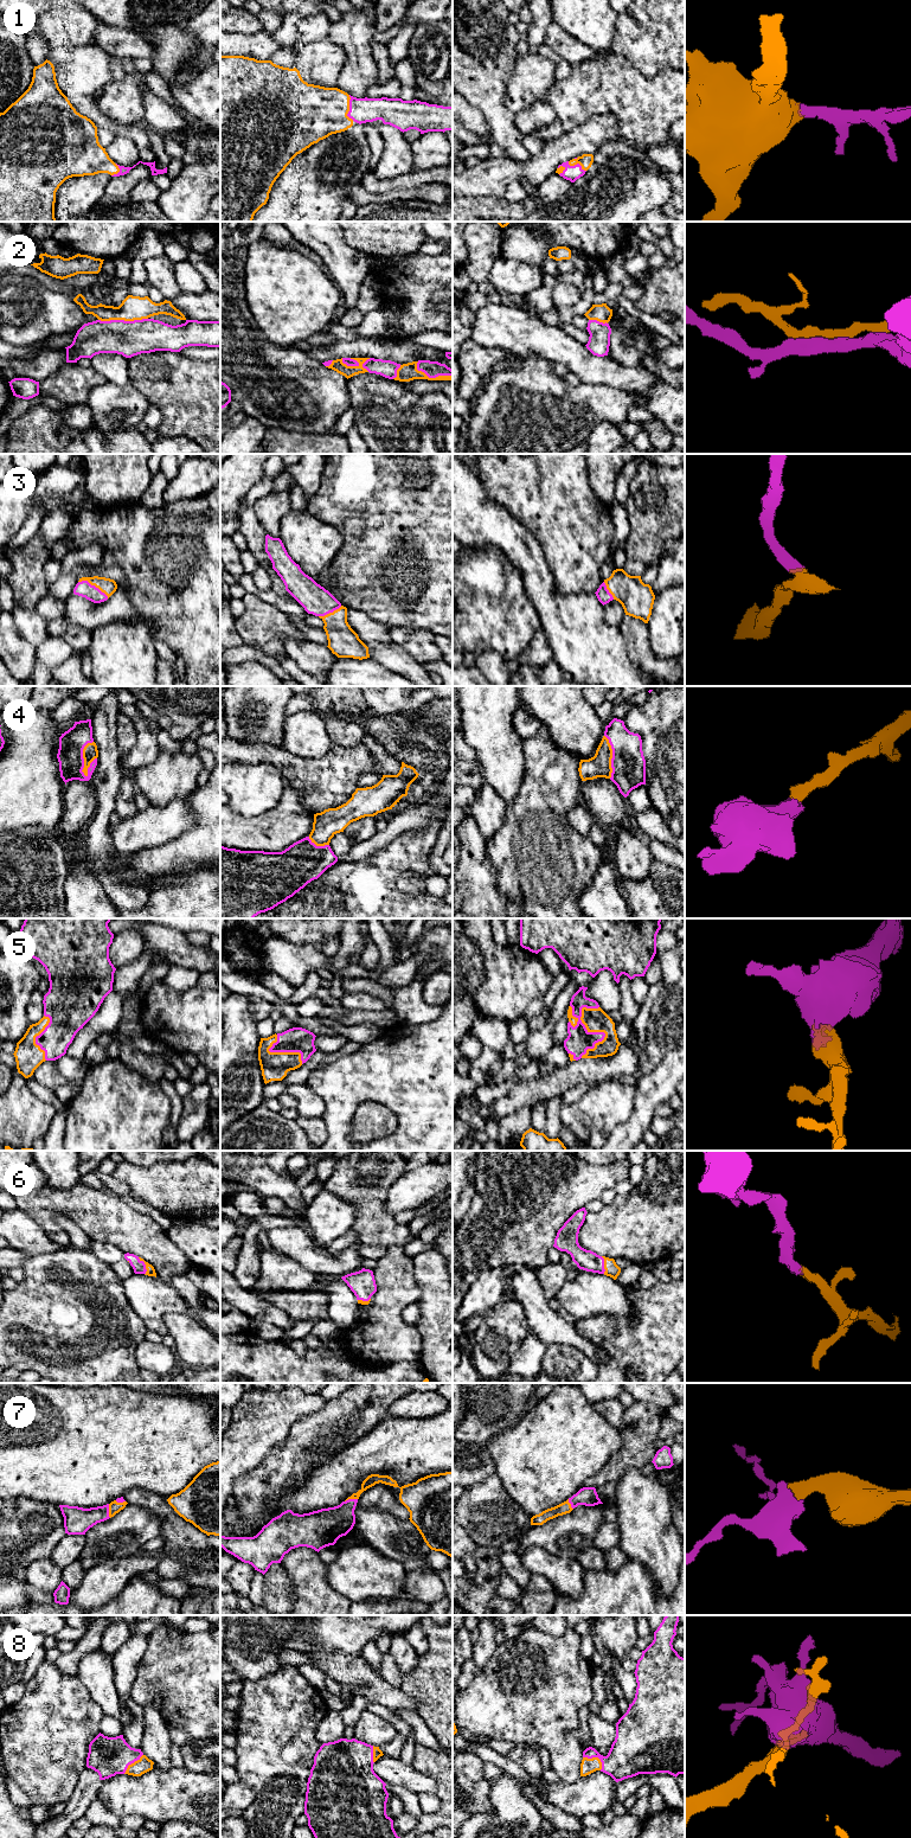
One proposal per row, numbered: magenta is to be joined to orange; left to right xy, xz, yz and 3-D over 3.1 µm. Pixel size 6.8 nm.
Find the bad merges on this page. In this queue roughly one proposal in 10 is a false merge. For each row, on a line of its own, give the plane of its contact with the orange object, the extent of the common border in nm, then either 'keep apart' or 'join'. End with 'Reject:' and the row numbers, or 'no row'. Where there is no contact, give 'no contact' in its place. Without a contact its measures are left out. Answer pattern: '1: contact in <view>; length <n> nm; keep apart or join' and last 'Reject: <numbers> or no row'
1: contact in xz; length 180 nm; join
2: contact in xy; length 340 nm; keep apart
3: contact in xy; length 240 nm; join
4: contact in xy; length 260 nm; join
5: contact in yz; length 360 nm; join
6: contact in xy; length 130 nm; join
7: contact in xy; length 100 nm; join
8: contact in yz; length 160 nm; join
Reject: 2

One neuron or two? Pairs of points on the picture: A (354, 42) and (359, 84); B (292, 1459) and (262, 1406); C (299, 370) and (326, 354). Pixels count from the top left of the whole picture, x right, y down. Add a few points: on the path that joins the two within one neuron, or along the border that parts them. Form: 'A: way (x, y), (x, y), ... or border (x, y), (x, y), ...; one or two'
A: way (359, 52), (359, 74); one
B: border (300, 1420), (292, 1427), (289, 1434), (262, 1460); two
C: border (306, 352), (321, 363); two

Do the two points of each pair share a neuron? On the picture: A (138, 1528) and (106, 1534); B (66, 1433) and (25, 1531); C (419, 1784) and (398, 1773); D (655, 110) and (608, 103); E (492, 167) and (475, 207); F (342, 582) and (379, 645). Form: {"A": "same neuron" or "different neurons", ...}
{"A": "same neuron", "B": "different neurons", "C": "same neuron", "D": "same neuron", "E": "different neurons", "F": "different neurons"}

